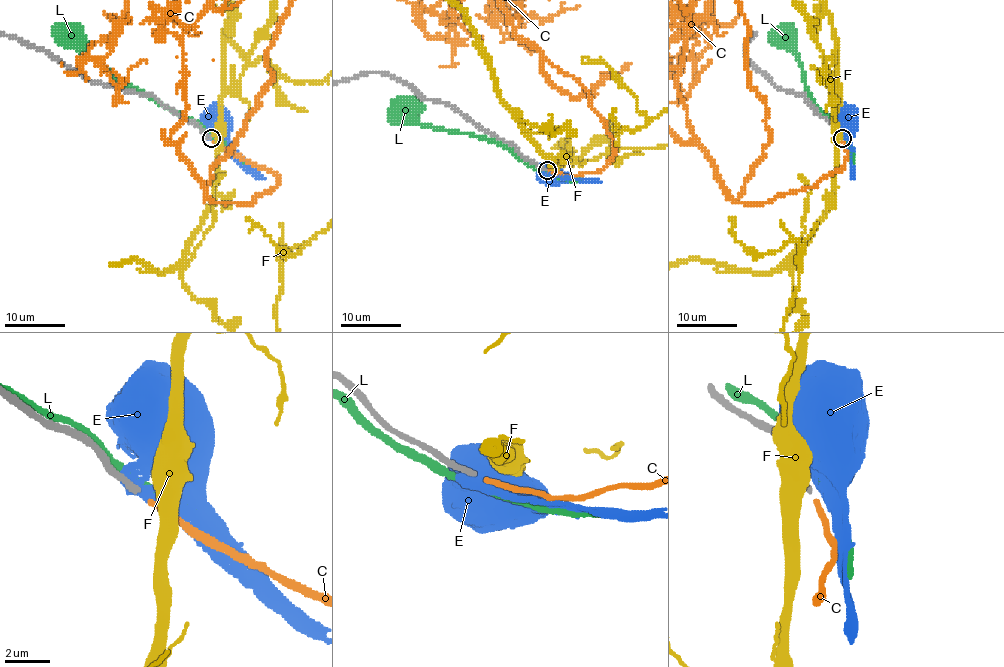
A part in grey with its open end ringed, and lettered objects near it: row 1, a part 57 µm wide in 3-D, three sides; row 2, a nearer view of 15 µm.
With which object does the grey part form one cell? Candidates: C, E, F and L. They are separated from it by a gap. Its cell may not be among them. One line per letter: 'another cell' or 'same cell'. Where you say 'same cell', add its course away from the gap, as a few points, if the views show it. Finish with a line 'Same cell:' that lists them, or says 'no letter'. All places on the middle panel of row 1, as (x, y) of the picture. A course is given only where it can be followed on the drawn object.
C: same cell
E: another cell
F: another cell
L: another cell
Same cell: C

